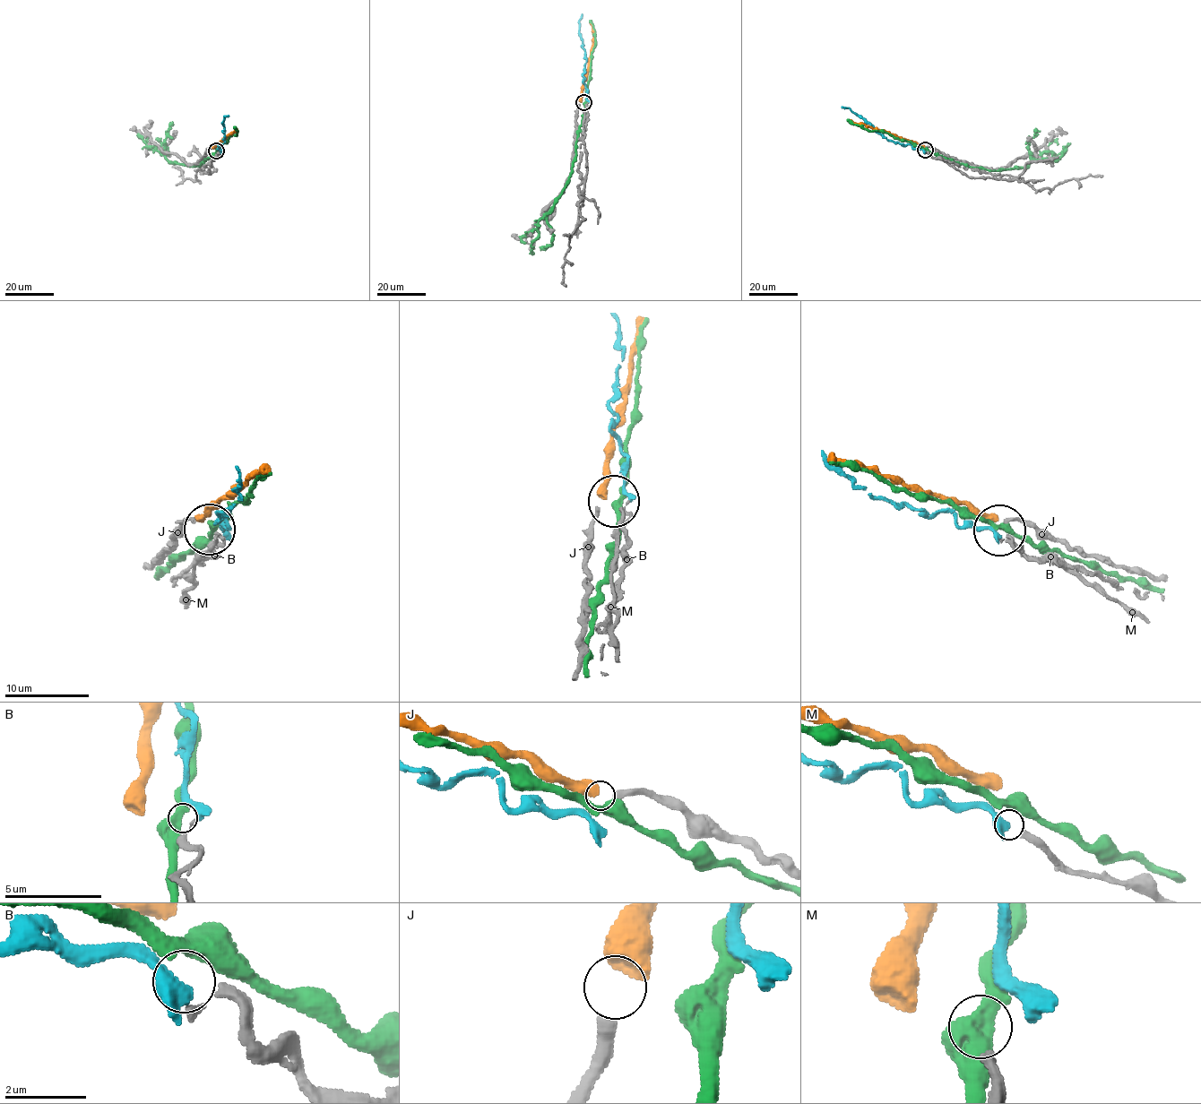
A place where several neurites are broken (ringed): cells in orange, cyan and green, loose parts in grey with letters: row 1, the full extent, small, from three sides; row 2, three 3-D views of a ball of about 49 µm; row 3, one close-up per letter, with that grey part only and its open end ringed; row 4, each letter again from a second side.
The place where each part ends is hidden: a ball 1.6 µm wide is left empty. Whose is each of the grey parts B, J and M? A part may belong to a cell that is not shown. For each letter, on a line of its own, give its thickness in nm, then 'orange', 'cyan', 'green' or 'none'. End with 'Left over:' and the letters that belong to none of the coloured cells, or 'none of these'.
B: calibre 150 nm; cyan
J: calibre 380 nm; orange
M: calibre 300 nm; none
Left over: M

